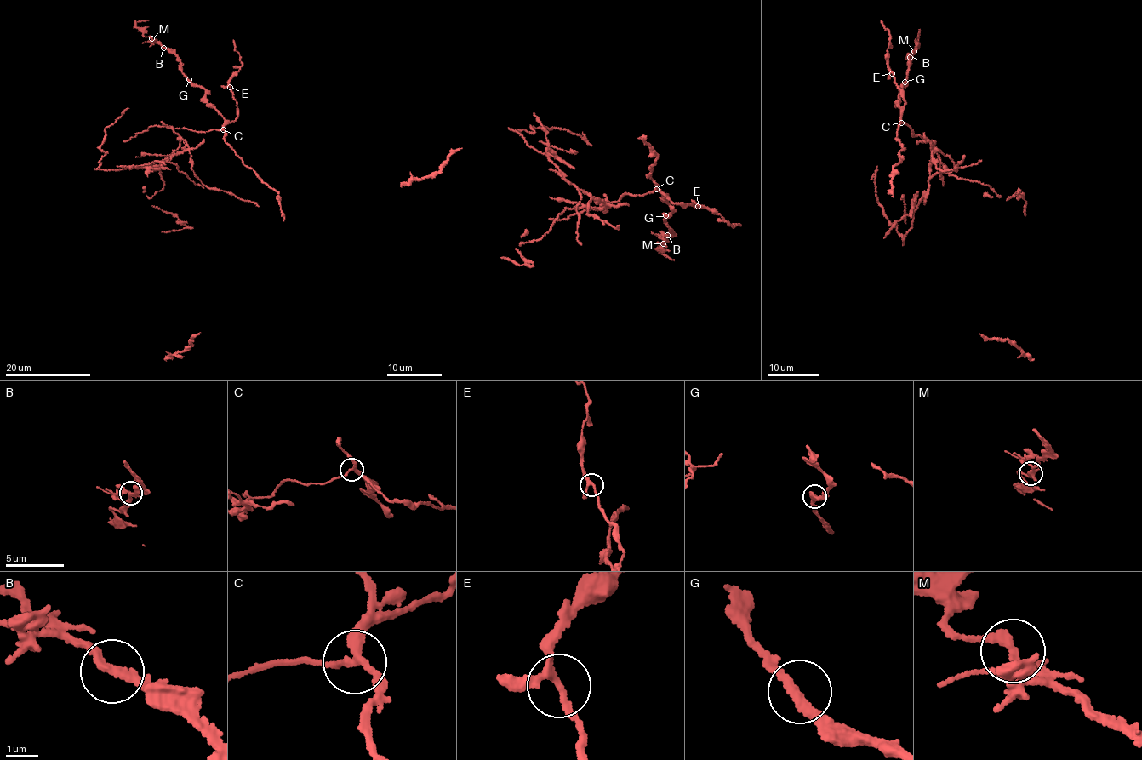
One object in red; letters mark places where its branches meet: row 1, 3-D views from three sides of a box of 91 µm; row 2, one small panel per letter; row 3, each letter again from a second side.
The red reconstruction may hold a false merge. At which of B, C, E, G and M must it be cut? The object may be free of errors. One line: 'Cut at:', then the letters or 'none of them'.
Cut at: C

